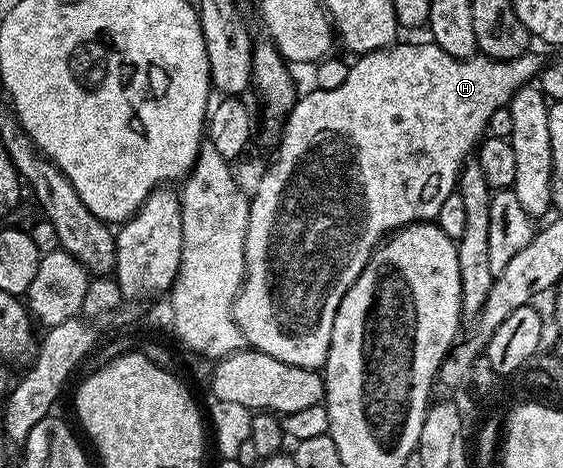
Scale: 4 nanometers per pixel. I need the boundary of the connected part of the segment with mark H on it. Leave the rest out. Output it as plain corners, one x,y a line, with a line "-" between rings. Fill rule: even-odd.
425,40
426,42
405,42
399,41
393,46
387,46
385,50
373,50
371,54
363,54
355,57
350,62
350,71
348,72
348,80
344,80
344,84
340,84
340,88
332,88
331,90
311,89
311,94
306,94
295,101
294,106
290,109
290,113
284,120
286,127
282,130
282,139
278,142
278,159
271,164
266,170
266,175
258,182
258,191
252,194
250,198
250,215
248,216
248,232
246,233
246,278
242,282
242,288
238,292
238,298
234,302
234,319
240,328
242,337
247,347
264,352
268,356
276,356
276,360
284,360
284,364
292,364
296,368
308,368
309,370
321,371
326,365
326,357
328,356
328,348
332,340
332,324
336,320
336,312
340,308
340,300
344,300
344,296
348,292
348,288
352,288
352,284
356,284
356,276
360,276
360,272
364,272
364,268
368,264
368,260
374,254
379,244
387,236
396,230
401,230
403,226
413,226
416,222
434,222
440,212
440,204
444,204
444,200
448,200
448,196
455,193
458,177
462,175
462,168
466,165
468,159
477,151
484,135
487,133
490,121
492,120
492,112
507,109
512,100
512,96
520,88
531,85
541,75
544,65
544,58
535,52
527,52
519,58
513,58
507,62
496,62
492,58
485,56
475,56
472,58
457,58
456,56
448,56
448,52
444,52
444,48
440,48
433,40

